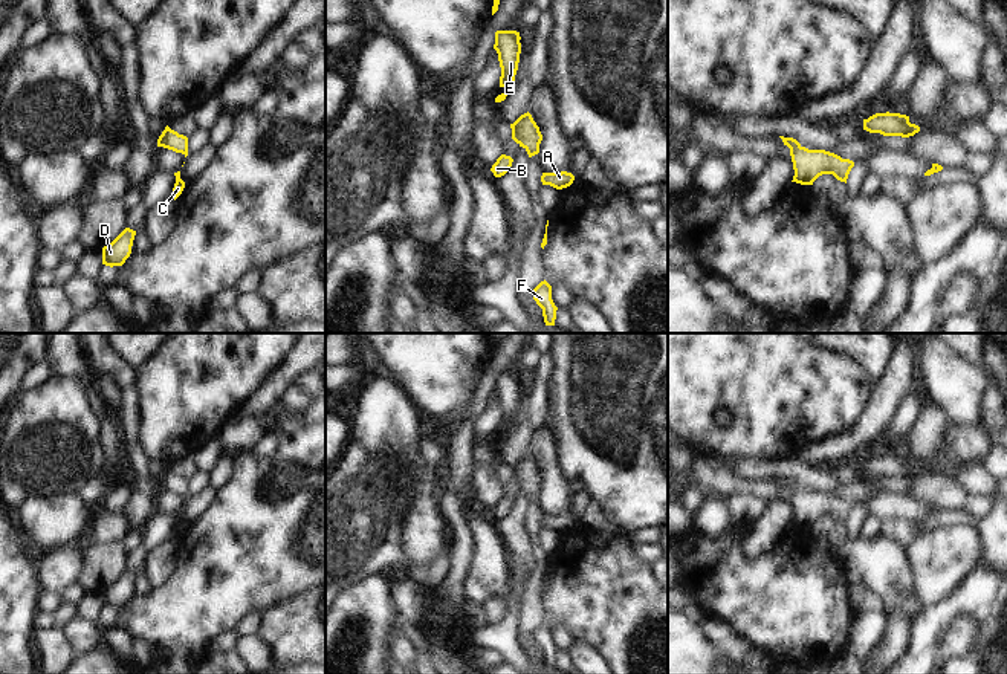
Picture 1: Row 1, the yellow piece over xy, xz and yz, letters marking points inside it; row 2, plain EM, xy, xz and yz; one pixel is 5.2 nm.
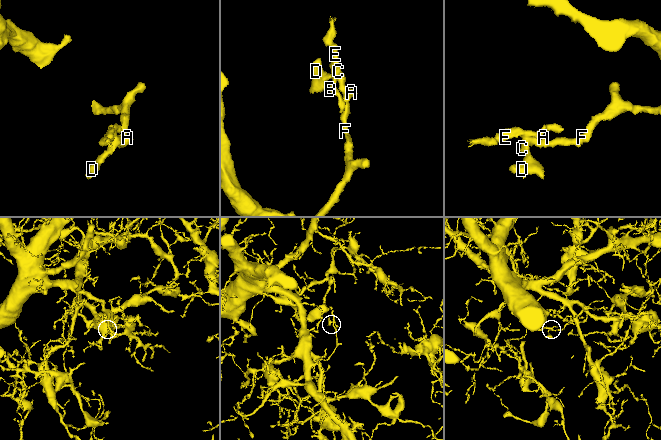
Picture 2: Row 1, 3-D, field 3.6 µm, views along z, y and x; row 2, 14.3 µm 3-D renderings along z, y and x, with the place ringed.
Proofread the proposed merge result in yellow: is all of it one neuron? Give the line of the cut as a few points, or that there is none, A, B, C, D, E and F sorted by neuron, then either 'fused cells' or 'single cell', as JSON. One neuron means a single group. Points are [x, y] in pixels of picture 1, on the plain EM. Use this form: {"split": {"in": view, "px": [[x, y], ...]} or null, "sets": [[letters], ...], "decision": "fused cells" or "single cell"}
{"split": {"in": "xz", "px": [[527, 454], [520, 463], [517, 485]]}, "sets": [["A", "C", "D", "F"], ["B", "E"]], "decision": "fused cells"}

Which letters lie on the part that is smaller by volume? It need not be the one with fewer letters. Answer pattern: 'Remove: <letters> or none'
Remove: B, E

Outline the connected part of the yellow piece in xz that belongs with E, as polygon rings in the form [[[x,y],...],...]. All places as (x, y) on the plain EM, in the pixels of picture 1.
[[[497,373],[494,391],[498,396],[498,403],[501,410],[500,429],[506,434],[495,440],[495,445],[506,442],[507,434],[515,426],[515,417],[518,413],[520,396],[521,396],[521,379],[516,373]]]

